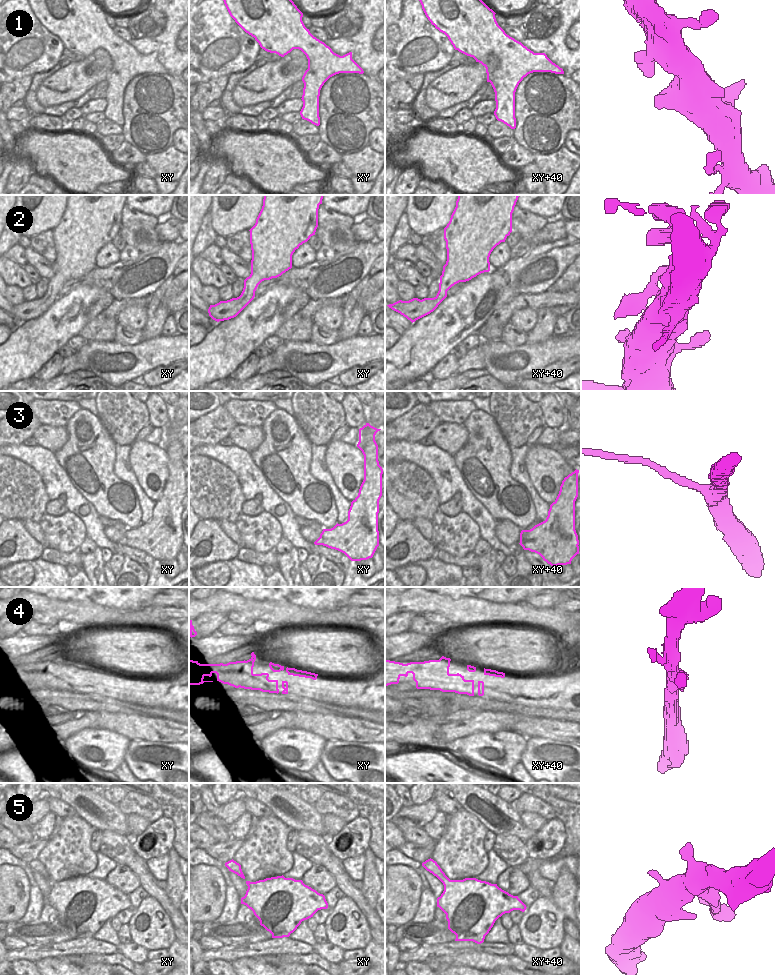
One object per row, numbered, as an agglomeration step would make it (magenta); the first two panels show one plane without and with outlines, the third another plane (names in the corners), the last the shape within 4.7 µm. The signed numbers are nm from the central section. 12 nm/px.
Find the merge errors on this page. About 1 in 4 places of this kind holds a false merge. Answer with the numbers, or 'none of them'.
4

